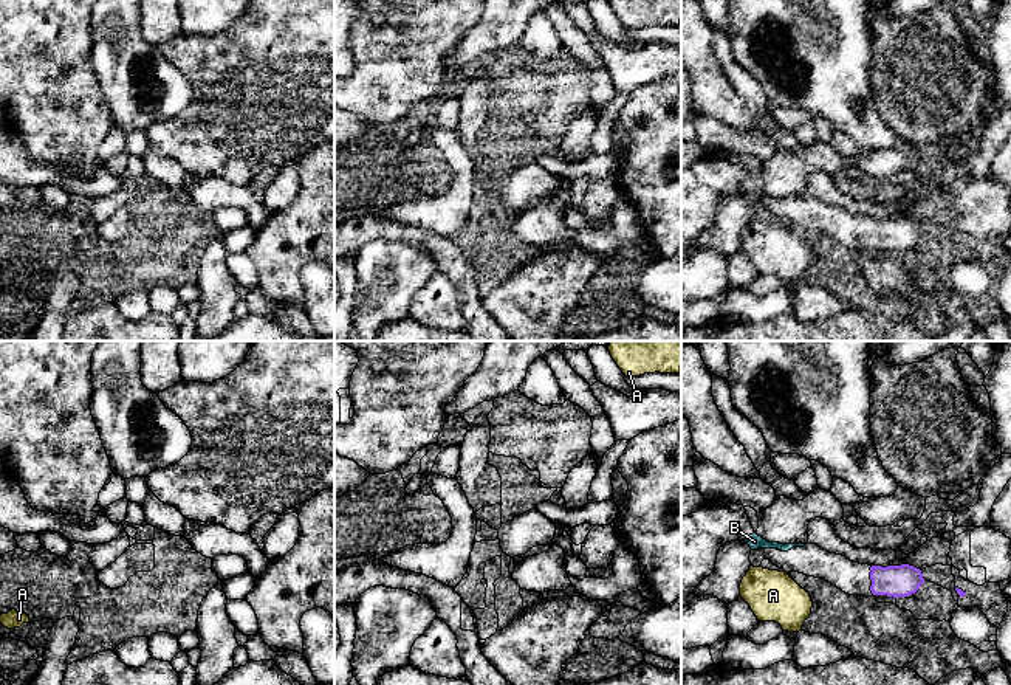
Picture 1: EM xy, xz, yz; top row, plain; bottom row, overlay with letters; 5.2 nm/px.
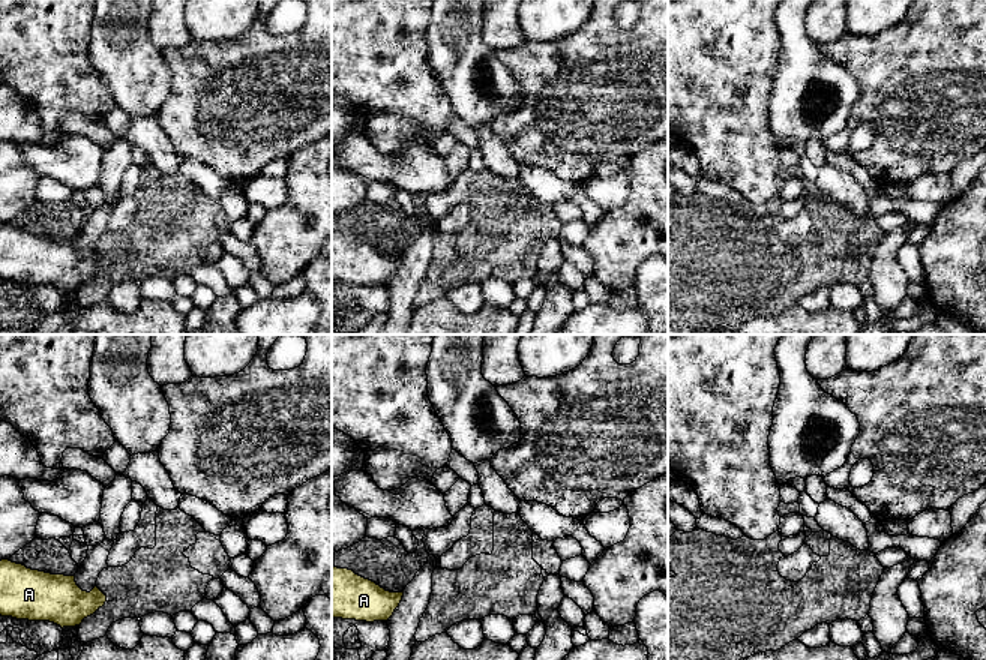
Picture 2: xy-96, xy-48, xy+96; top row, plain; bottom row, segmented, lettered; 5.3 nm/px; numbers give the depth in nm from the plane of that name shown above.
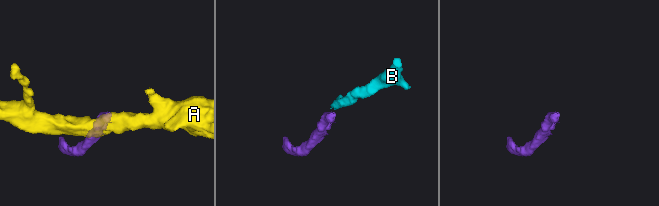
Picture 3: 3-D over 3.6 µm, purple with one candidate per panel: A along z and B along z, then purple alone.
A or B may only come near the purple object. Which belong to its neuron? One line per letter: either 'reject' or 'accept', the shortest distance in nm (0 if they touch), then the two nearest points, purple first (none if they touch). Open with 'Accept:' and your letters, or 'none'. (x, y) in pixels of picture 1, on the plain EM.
Accept: B
A: reject | 320 nm | yz (870, 242), (812, 254)
B: accept | 360 nm | yz (870, 220), (805, 197)

